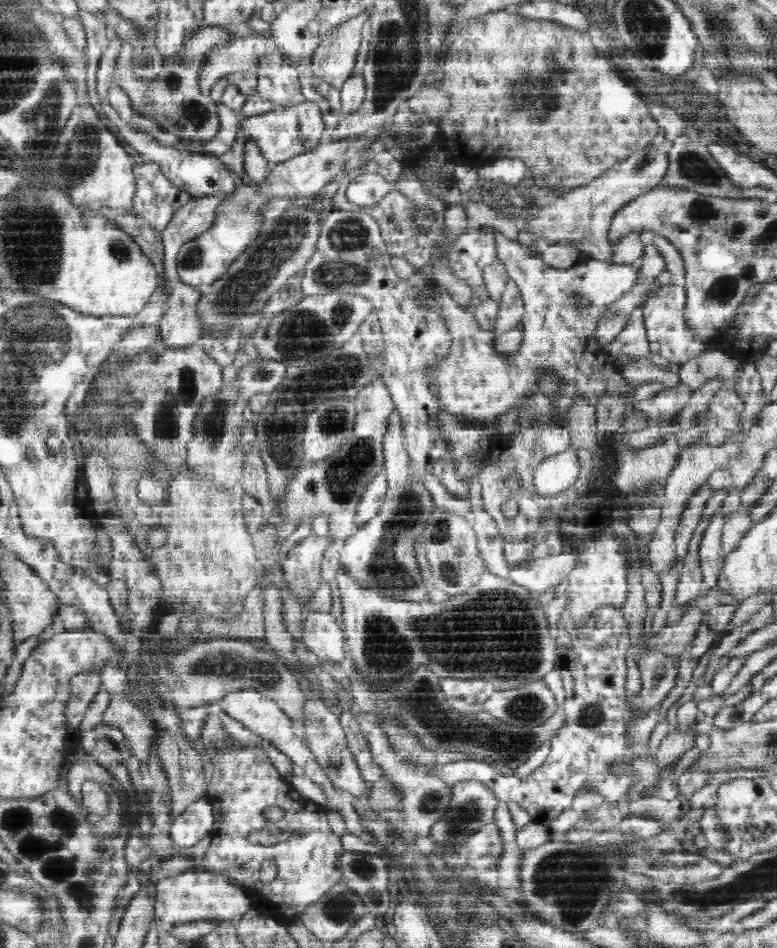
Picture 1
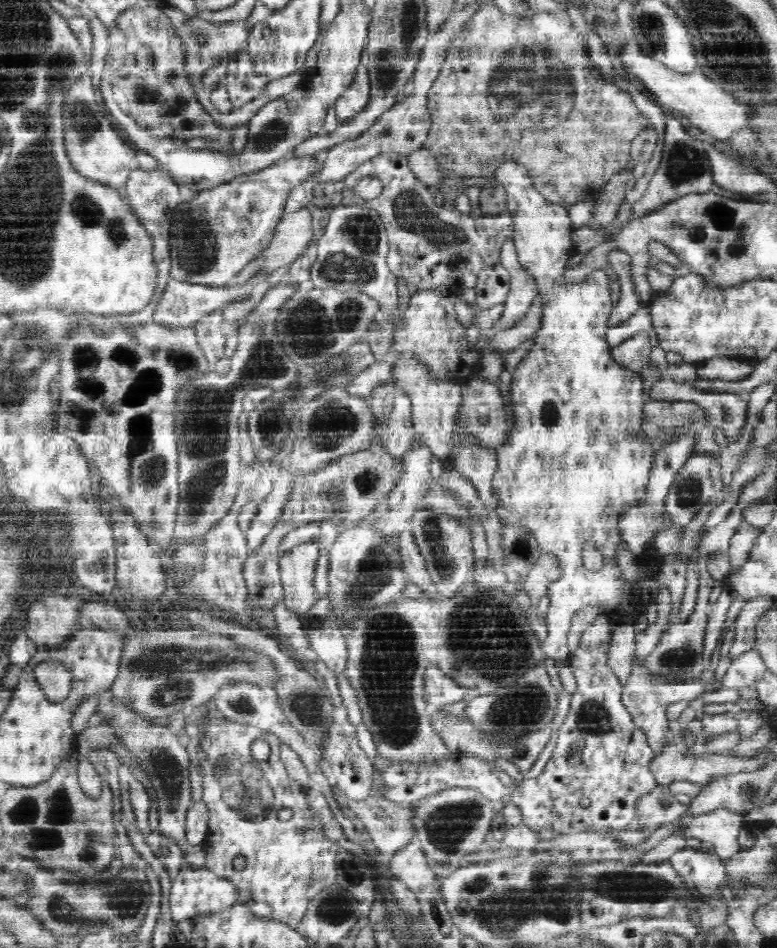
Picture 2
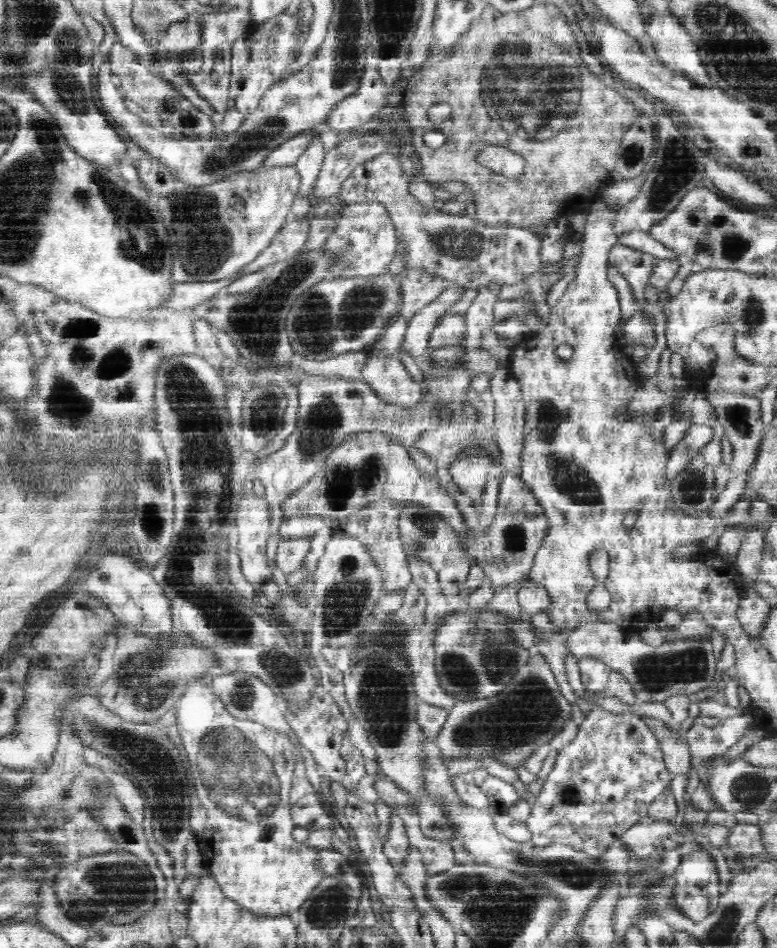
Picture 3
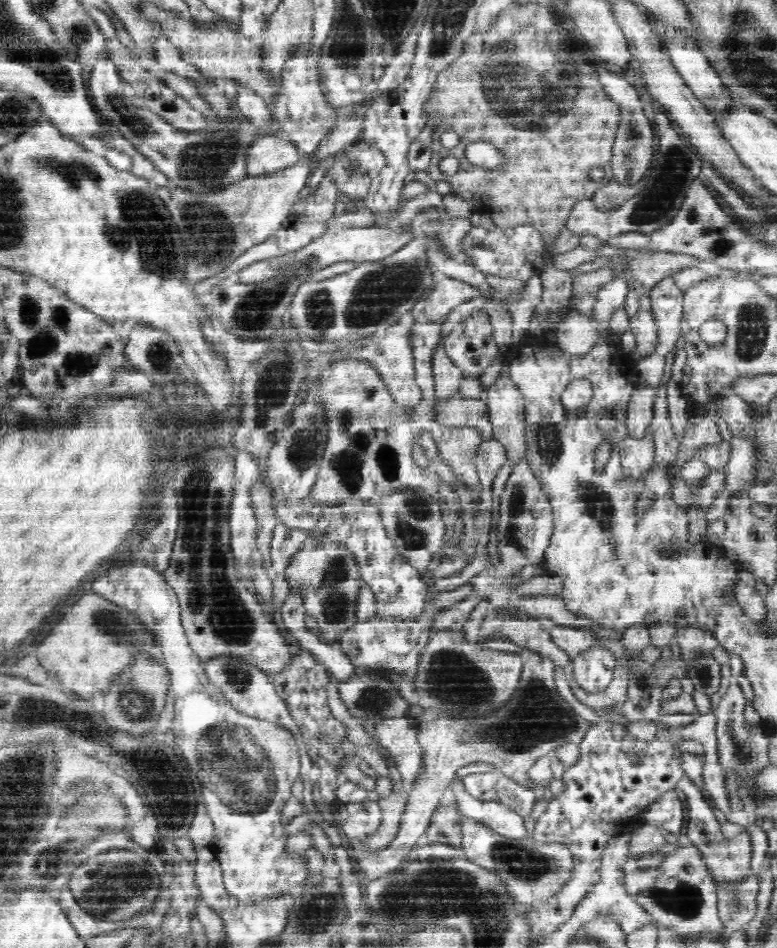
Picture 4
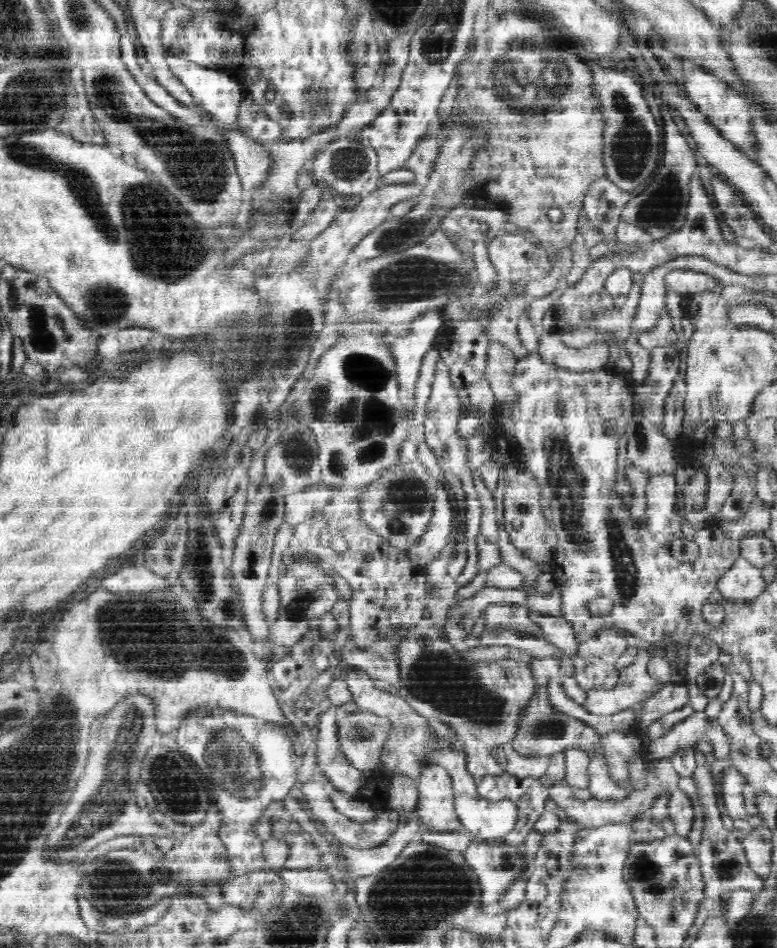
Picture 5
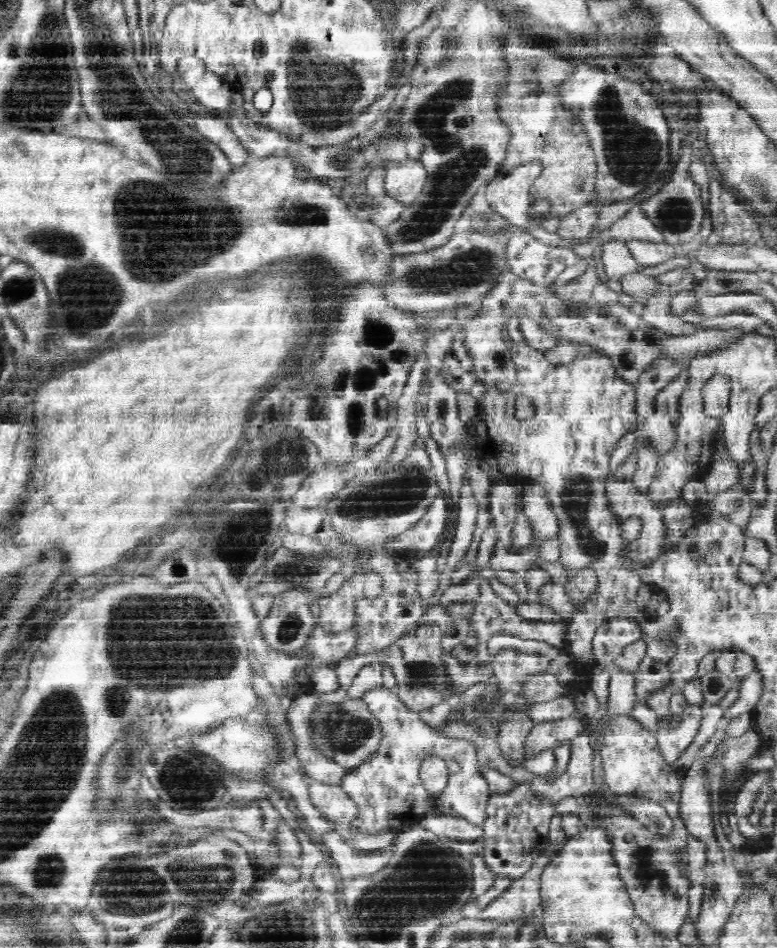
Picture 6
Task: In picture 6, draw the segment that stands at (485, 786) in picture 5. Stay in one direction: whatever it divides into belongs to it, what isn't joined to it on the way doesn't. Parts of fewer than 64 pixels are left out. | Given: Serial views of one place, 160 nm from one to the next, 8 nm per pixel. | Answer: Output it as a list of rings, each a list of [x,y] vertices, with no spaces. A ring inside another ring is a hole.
[[[520,783],[519,787],[502,796],[491,796],[487,805],[487,817],[483,822],[486,864],[494,874],[508,878],[520,878],[526,874],[548,848],[548,830],[555,811],[546,800],[535,798],[526,783]]]

